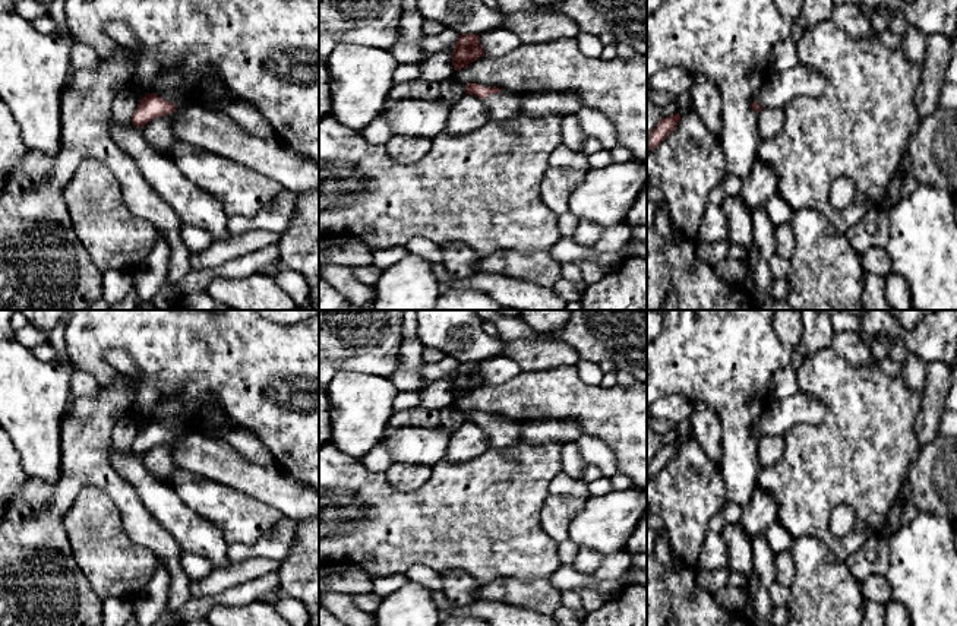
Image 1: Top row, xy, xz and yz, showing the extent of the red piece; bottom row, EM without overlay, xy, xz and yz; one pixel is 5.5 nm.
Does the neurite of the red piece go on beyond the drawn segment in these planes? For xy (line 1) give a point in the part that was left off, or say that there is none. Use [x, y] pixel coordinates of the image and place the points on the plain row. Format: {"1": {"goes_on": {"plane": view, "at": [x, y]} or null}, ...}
{"1": {"goes_on": {"plane": "xy", "at": [174, 426]}}}

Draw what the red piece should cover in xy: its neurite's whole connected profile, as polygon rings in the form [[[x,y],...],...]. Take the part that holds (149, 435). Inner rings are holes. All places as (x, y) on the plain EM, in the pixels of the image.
[[[148,421],[139,427],[139,431],[132,443],[132,450],[138,455],[143,455],[148,449],[160,443],[171,442],[179,433],[183,431],[184,427],[179,421]]]

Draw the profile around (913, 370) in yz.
[[[907,351],[904,364],[901,366],[901,376],[907,386],[922,392],[926,380],[926,363],[923,363],[916,354]]]

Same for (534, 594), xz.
[[[498,578],[480,585],[477,597],[541,614],[553,614],[562,606],[562,591],[547,579]]]

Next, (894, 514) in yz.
[[[893,505],[887,515],[887,532],[894,532],[901,527],[903,509],[898,505]]]

